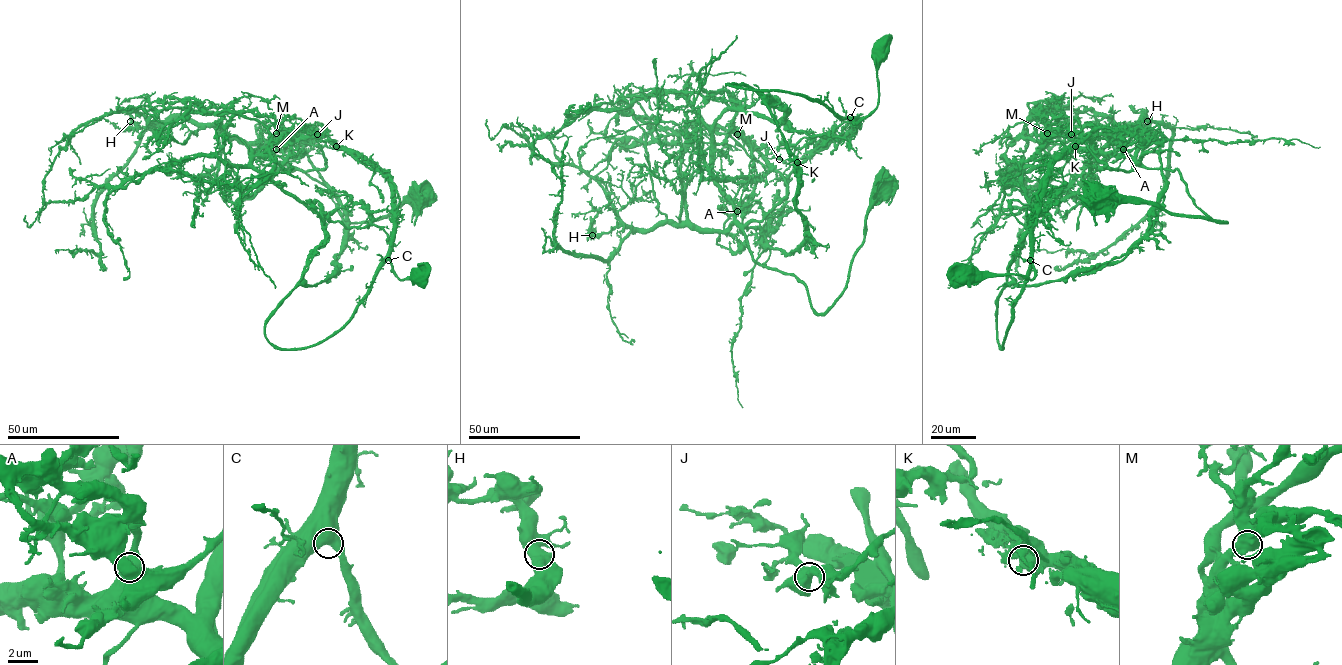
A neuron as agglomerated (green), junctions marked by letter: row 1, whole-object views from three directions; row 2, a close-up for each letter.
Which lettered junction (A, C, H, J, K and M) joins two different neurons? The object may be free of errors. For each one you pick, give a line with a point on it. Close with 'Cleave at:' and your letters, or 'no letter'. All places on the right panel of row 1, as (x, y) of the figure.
K: place (1075, 146)
Cleave at: K

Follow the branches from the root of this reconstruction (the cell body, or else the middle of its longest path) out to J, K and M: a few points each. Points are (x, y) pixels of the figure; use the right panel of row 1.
J: (1095, 195), (1226, 221), (1210, 219), (1196, 205), (1177, 170), (1138, 165), (1110, 136), (1071, 134)
K: (1095, 195), (1226, 221), (1210, 219), (1196, 205), (1177, 170), (1145, 168), (1136, 135), (1095, 127), (1075, 146)
M: (1095, 195), (1226, 221), (1210, 219), (1196, 205), (1177, 170), (1138, 165), (1116, 138), (1047, 133)

